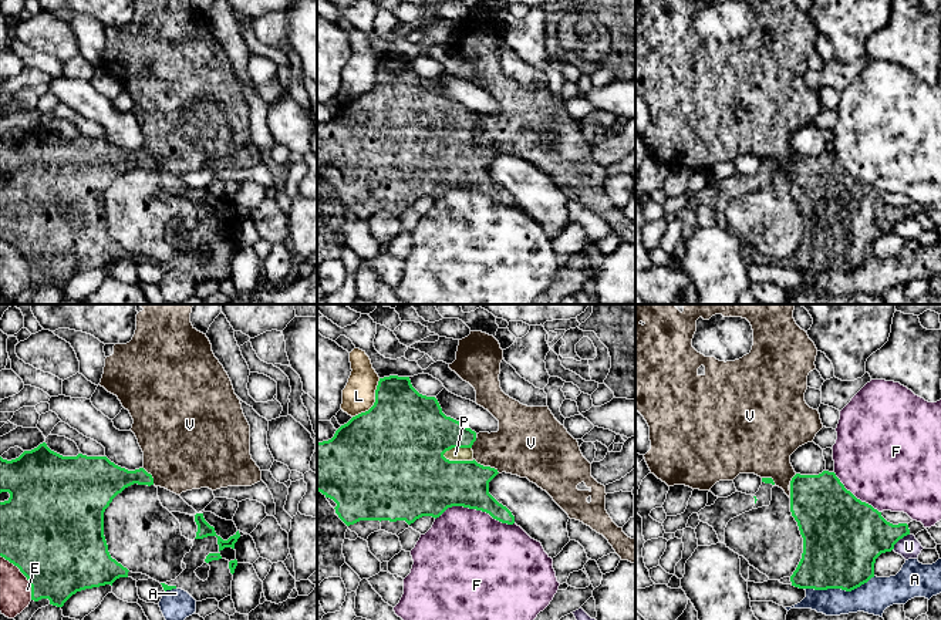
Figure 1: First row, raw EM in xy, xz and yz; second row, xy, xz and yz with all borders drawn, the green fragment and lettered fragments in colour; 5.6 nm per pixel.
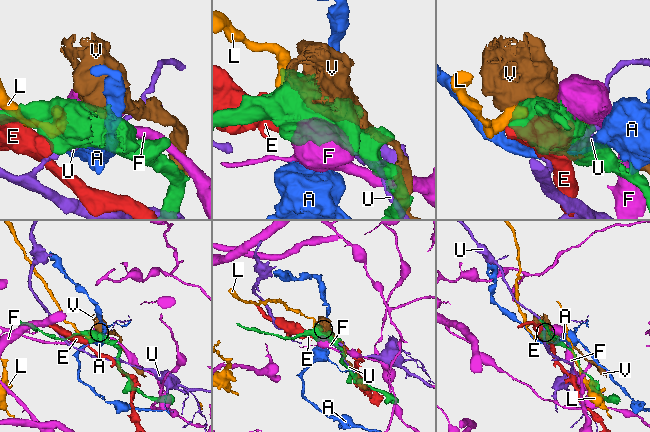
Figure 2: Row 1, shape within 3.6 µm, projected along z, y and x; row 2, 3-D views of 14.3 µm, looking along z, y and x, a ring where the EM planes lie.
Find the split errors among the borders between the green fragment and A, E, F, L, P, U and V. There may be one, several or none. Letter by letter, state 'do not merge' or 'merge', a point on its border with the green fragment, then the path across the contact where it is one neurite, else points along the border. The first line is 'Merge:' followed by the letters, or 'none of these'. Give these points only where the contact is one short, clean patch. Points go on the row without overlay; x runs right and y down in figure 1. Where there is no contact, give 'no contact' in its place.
Merge: P
A: do not merge; contact yz (839, 269)
E: do not merge; contact xy (23, 255)
F: do not merge; contact xz (475, 189)
L: do not merge; contact xz (375, 83); border xz (380, 60), (375, 68), (375, 83), (367, 91), (353, 98)
P: merge; contact xz (458, 142); way xz (418, 161), (439, 142), (458, 142), (455, 135)
U: do not merge; contact yz (899, 221)
V: do not merge; contact xz (486, 148)

